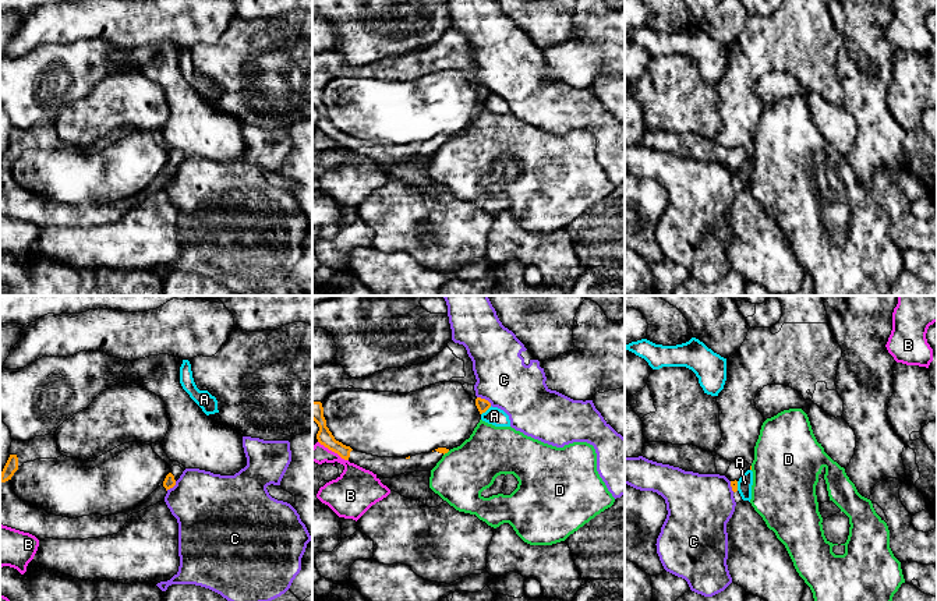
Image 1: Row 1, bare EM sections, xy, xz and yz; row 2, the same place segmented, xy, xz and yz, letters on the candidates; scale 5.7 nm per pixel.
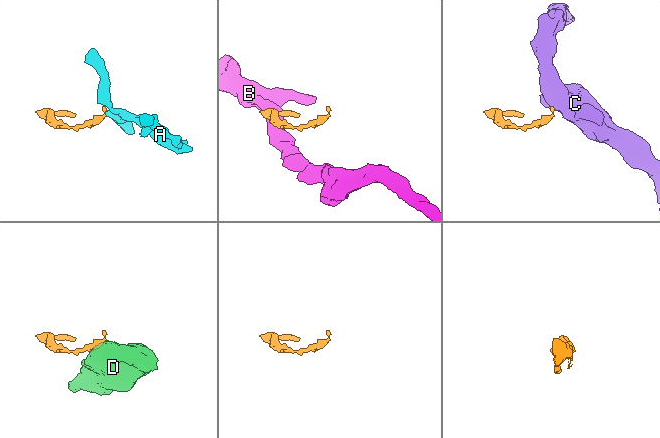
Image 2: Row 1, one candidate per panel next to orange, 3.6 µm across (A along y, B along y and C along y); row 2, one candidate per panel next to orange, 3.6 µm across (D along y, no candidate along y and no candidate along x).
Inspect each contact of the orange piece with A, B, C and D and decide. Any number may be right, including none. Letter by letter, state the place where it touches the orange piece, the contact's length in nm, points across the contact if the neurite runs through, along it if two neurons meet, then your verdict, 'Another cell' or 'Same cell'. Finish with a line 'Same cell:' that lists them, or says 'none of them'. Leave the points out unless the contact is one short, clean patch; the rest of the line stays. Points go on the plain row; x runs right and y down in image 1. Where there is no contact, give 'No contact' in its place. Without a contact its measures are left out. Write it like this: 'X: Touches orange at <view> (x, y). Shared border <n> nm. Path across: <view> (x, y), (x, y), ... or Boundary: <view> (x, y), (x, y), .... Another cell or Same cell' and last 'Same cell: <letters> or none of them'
A: Touches orange at xz (485, 98). Shared border 80 nm. Boundary: xz (491, 94), (481, 102). Another cell
B: Touches orange at xz (333, 138). Shared border 200 nm. Another cell
C: Touches orange at xz (484, 87). Shared border 100 nm. Boundary: xz (477, 84), (491, 92). Another cell
D: Touches orange at xz (446, 140). Shared border 50 nm. Another cell
Same cell: none of them

